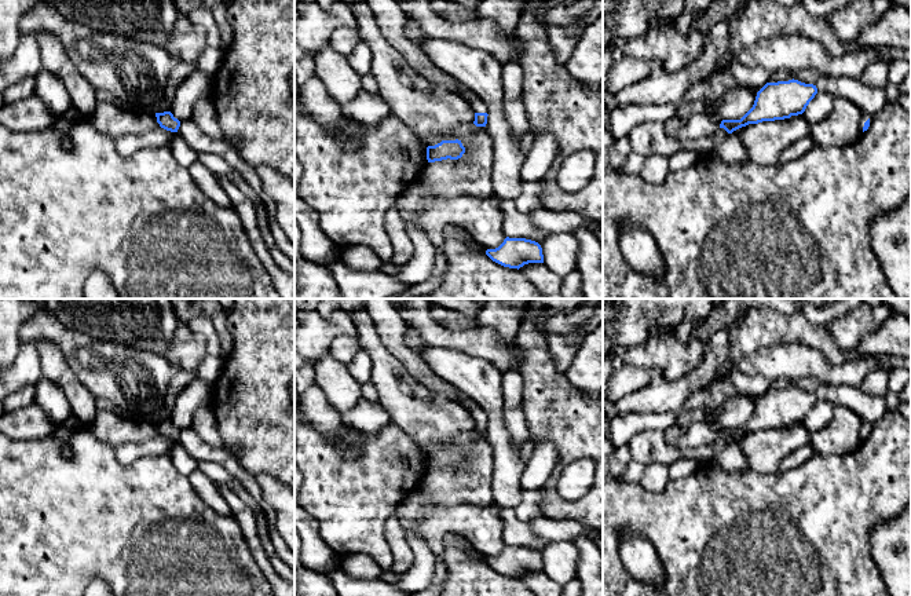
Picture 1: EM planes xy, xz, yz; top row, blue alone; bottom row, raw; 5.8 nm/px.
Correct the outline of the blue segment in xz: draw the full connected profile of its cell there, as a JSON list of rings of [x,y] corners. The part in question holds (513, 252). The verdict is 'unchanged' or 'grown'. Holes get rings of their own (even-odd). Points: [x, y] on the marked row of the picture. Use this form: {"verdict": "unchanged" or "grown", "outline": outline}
{"verdict": "unchanged", "outline": [[[506,237],[498,248],[487,249],[486,255],[504,267],[517,270],[528,263],[544,263],[541,245],[526,238]]]}

